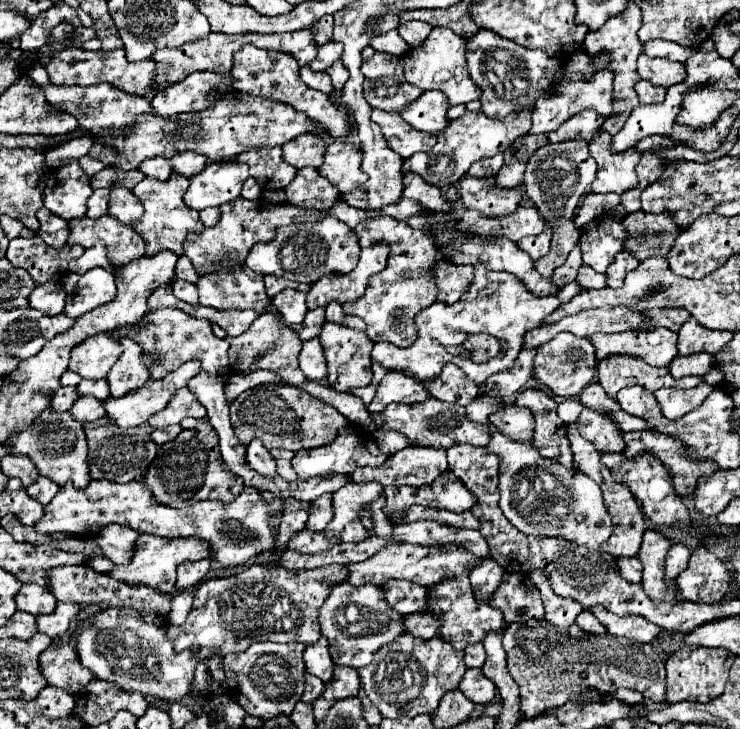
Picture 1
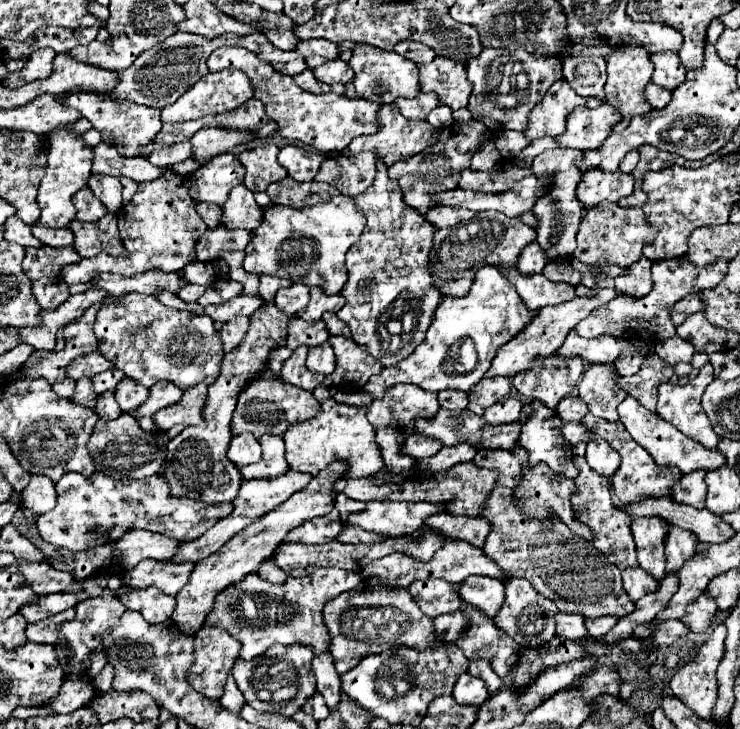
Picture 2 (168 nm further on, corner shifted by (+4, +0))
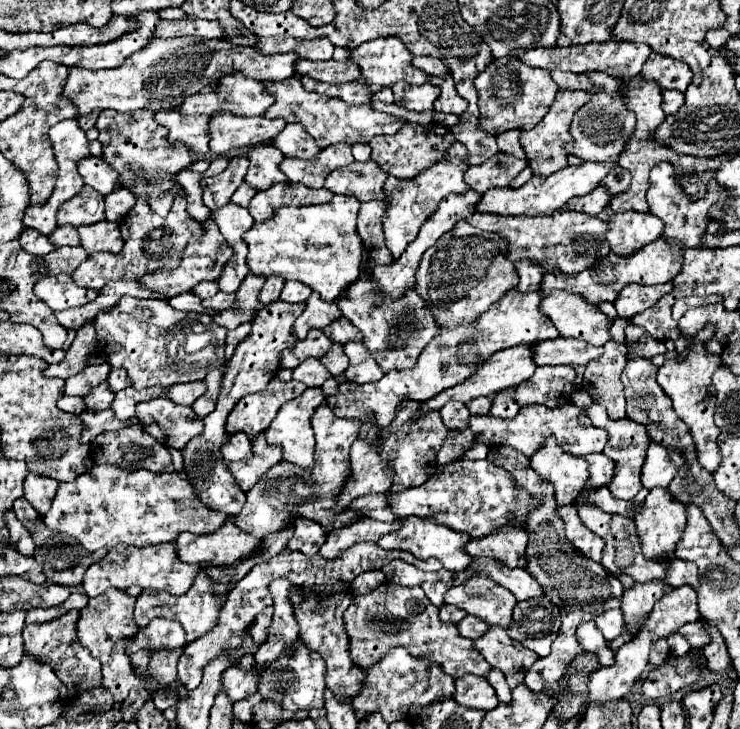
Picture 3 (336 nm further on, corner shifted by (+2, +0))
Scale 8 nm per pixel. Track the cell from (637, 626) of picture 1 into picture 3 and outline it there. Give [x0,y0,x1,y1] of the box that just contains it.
[678,621,710,649]

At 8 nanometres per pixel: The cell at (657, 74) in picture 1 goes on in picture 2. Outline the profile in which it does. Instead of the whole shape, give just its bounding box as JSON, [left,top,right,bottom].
[650,53,686,89]

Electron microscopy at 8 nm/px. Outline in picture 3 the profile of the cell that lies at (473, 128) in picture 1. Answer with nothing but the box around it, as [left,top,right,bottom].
[382,143,470,261]

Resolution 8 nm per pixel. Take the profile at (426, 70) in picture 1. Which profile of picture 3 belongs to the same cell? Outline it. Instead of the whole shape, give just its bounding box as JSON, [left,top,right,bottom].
[428,77,468,115]

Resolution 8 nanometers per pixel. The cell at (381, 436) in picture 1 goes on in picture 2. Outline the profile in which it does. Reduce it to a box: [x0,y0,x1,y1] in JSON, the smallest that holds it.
[402,435,442,459]

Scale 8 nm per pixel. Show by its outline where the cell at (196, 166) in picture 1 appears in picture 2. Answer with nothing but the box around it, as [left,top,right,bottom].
[192,127,252,163]

